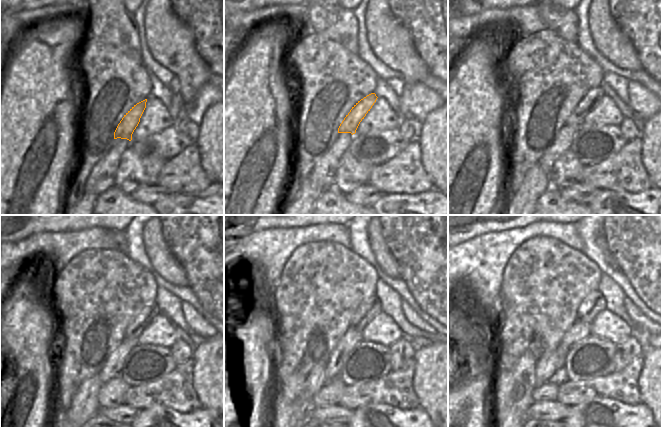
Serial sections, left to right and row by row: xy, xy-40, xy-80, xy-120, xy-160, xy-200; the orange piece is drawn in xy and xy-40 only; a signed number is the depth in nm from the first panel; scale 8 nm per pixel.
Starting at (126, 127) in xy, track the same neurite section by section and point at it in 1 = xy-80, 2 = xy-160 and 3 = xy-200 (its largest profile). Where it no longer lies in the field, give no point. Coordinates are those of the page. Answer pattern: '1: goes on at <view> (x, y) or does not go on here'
1: goes on at xy-80 (592, 98)
2: goes on at xy-160 (367, 311)
3: goes on at xy-200 (593, 304)

